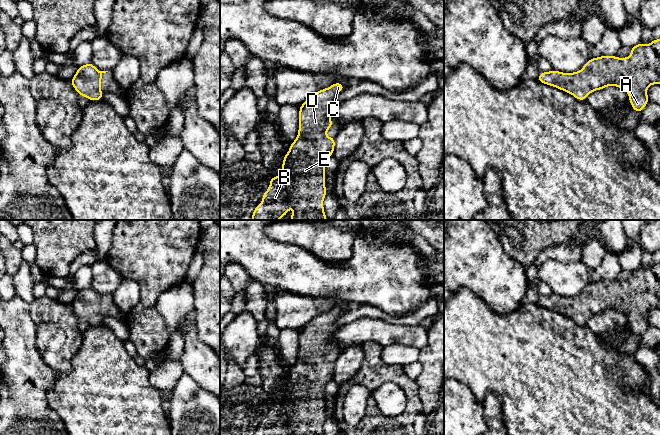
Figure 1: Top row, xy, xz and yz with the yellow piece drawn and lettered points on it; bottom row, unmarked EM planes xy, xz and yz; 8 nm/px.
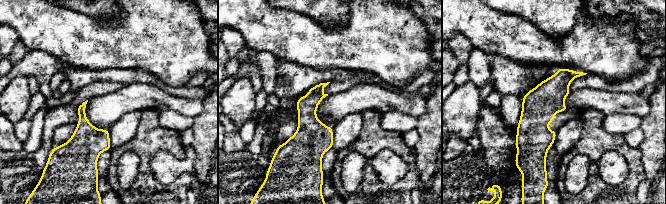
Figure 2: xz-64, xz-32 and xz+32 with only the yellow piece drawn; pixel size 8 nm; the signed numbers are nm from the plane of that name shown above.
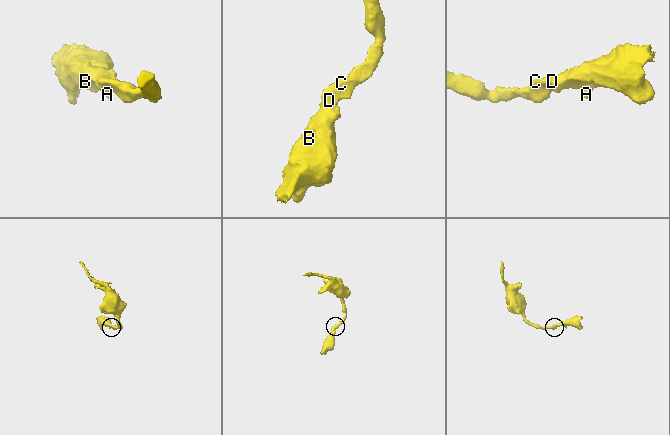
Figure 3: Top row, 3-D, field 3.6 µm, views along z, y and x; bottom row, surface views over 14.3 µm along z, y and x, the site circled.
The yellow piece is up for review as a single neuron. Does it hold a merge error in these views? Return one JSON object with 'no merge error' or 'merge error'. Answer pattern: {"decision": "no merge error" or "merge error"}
{"decision": "no merge error"}

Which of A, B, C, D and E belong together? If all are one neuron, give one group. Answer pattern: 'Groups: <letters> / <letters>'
Groups: A B C D E

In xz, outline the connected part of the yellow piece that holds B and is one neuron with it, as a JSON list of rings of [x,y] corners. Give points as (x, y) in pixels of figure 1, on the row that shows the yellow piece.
[[[334,83],[300,105],[298,137],[283,157],[282,174],[270,179],[270,186],[262,196],[262,203],[254,209],[251,220],[279,220],[291,207],[294,208],[291,220],[327,220],[323,207],[327,192],[324,171],[326,160],[333,156],[335,138],[327,137],[326,132],[333,126],[331,111],[339,104],[336,95],[344,89],[342,83]]]

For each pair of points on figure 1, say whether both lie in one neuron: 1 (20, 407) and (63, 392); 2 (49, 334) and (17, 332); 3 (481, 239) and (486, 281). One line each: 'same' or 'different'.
1: different
2: different
3: same

